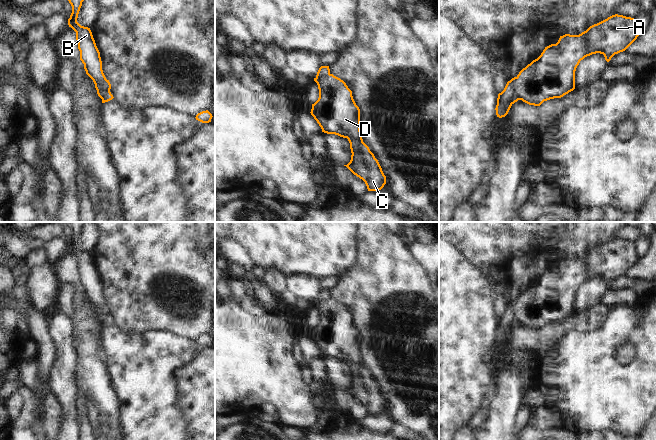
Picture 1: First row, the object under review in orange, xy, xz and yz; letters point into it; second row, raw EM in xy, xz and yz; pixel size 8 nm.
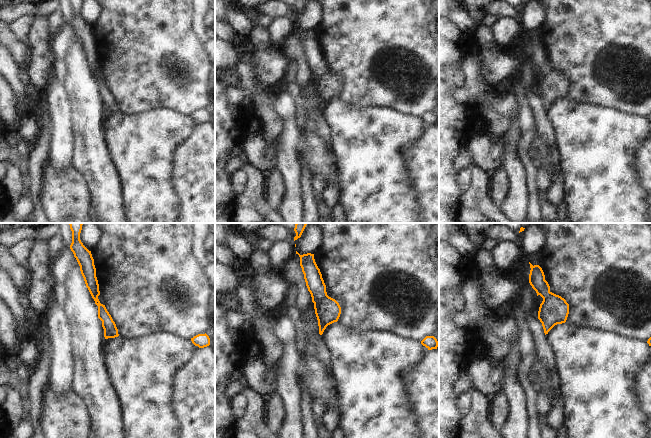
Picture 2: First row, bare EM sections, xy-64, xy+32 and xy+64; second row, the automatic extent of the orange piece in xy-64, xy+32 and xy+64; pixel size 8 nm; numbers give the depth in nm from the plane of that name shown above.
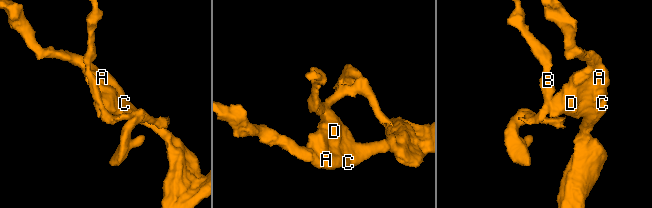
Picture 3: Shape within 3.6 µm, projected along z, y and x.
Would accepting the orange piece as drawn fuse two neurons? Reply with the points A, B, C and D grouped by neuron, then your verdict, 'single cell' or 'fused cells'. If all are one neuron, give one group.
A C D / B; fused cells

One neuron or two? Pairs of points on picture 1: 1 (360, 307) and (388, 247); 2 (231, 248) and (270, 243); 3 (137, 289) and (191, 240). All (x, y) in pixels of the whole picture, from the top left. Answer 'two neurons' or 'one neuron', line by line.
1: one neuron
2: two neurons
3: one neuron

